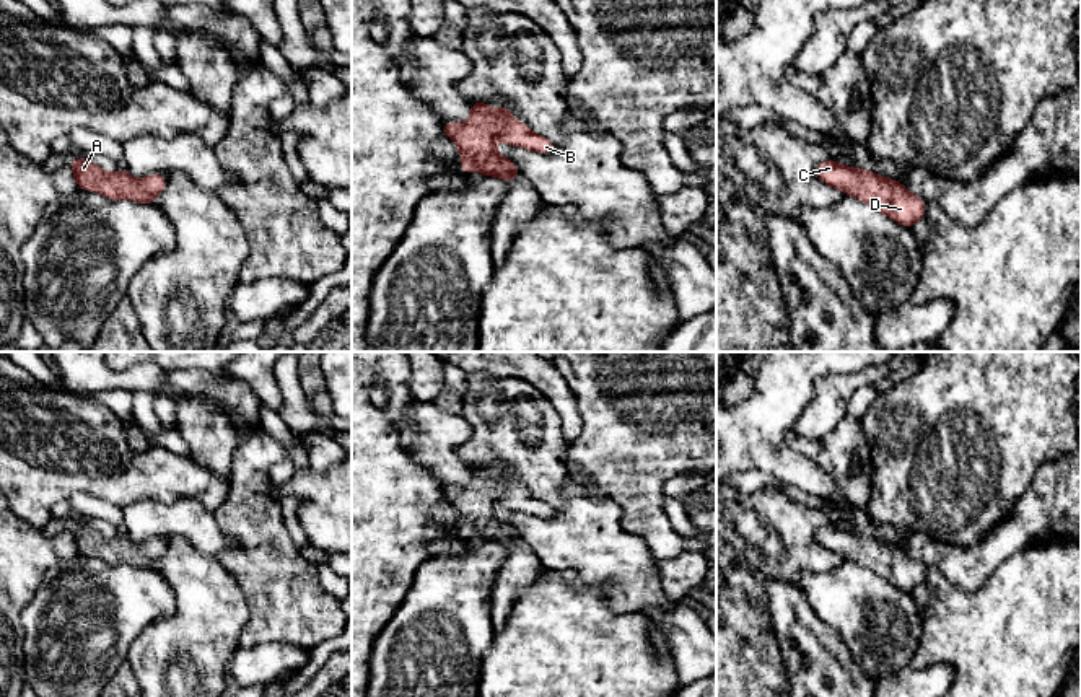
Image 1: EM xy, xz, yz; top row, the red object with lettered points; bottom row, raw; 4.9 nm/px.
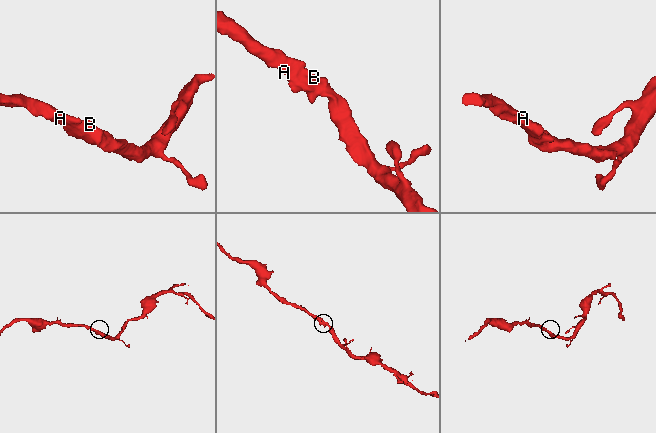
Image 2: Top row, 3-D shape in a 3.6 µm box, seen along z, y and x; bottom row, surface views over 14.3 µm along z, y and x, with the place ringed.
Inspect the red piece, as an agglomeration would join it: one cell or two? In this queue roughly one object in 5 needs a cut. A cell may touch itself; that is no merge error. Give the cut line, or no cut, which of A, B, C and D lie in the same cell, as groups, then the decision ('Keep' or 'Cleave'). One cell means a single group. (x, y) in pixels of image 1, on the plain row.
No split. Groups: A B C D. Keep

